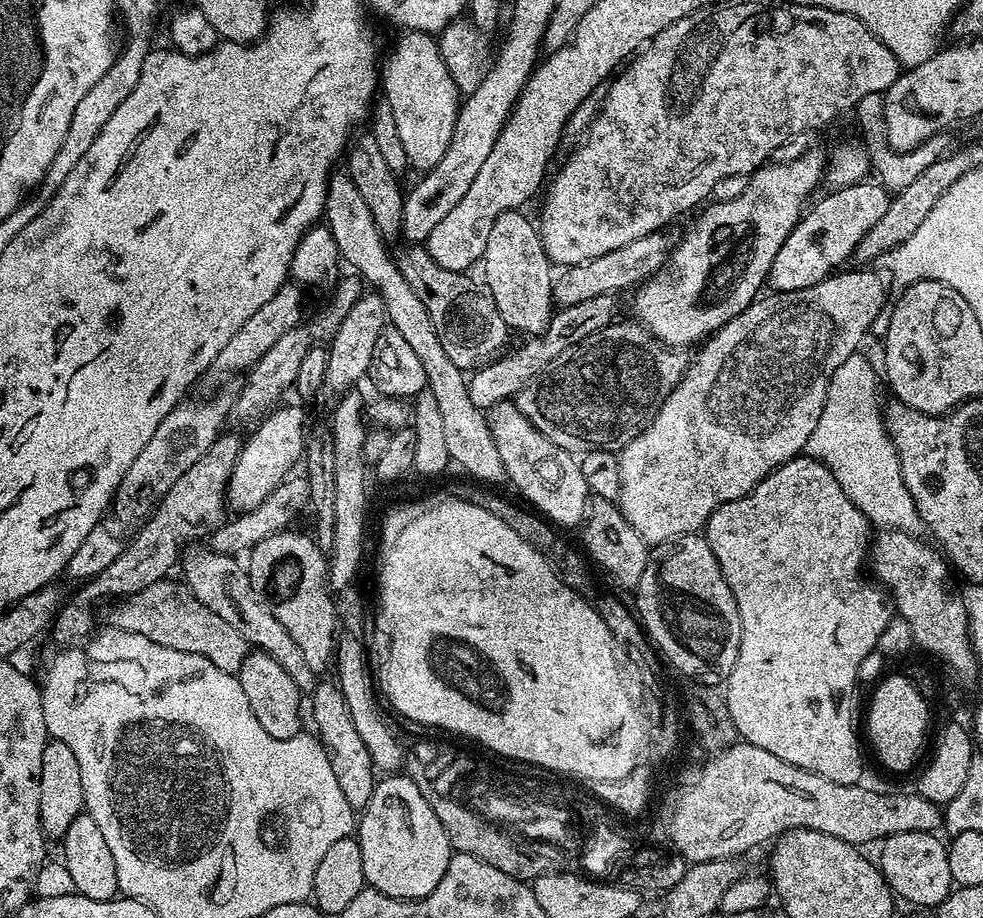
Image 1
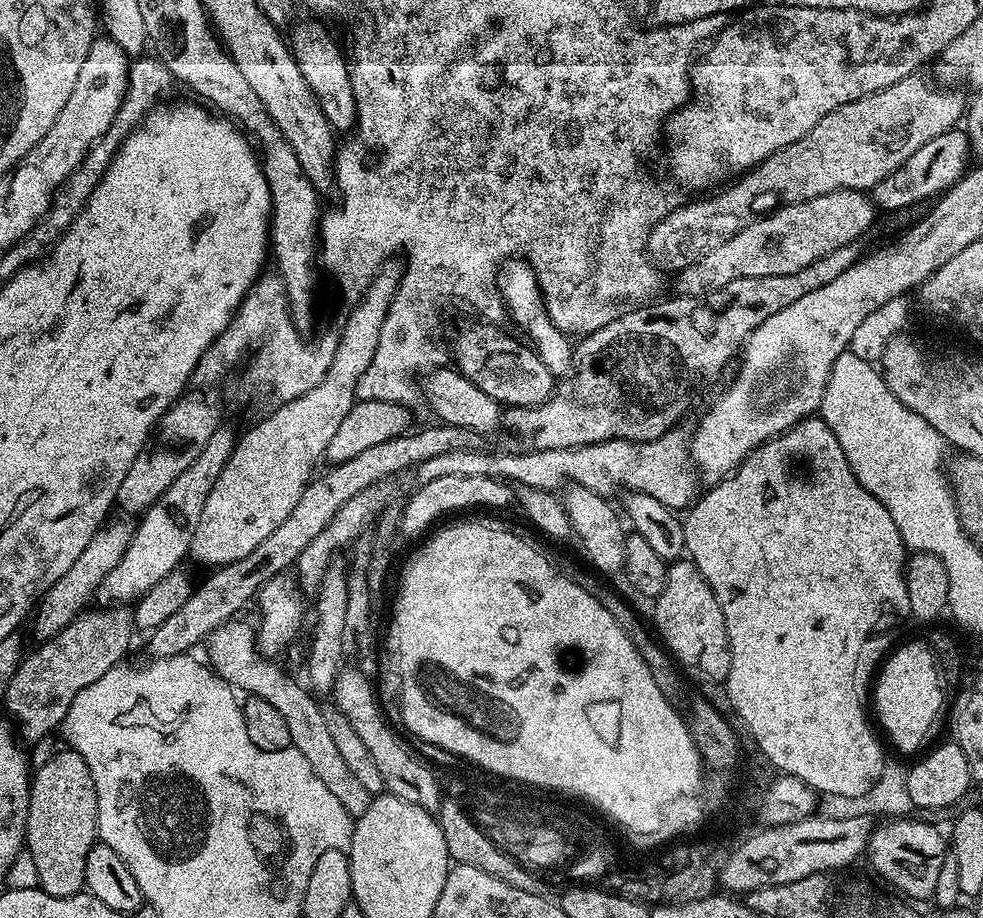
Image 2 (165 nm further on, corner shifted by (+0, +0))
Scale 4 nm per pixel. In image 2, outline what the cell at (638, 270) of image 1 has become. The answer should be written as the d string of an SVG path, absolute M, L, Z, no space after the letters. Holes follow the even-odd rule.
M924 74L907 76L902 78L902 82L894 82L894 86L886 86L886 90L878 90L874 94L866 94L866 98L846 102L846 106L838 106L838 110L826 114L826 118L822 118L822 122L818 122L818 126L814 126L806 138L798 138L798 142L770 154L770 158L748 169L735 182L729 183L725 192L708 196L705 200L696 200L693 204L684 204L681 208L673 207L658 222L658 226L654 226L648 239L648 254L652 263L665 273L675 274L681 268L706 258L706 254L718 250L722 242L730 242L734 234L738 234L753 220L766 216L785 204L806 202L810 198L818 198L843 188L859 192L875 189L876 184L882 182L886 174L898 170L898 166L902 166L902 162L906 162L914 150L926 146L930 138L938 138L938 134L946 134L957 127L965 115L965 97L960 97L955 87L941 86L929 78L928 80Z

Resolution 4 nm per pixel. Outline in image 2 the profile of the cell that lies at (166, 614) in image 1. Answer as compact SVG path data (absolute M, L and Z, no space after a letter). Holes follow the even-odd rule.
M240 618L228 620L207 637L206 660L211 671L231 684L233 689L270 702L270 706L274 706L274 710L278 710L278 714L286 718L290 726L292 747L302 754L302 758L306 758L306 762L310 762L310 770L318 774L319 780L326 785L326 790L330 790L330 794L334 794L334 798L338 798L338 802L342 802L342 806L346 806L346 810L354 818L361 816L368 809L370 793L362 790L358 778L354 778L353 772L346 766L342 753L337 749L328 731L326 718L322 718L321 701L301 681L300 685L294 677L287 676L276 665L275 659L260 655L253 629L251 627L248 629L241 620Z

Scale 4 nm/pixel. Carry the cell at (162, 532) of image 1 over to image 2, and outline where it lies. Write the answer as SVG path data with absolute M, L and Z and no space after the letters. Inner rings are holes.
M92 606L72 619L58 634L54 634L49 640L37 643L35 645L37 648L33 652L31 649L25 655L24 661L18 666L18 674L14 674L14 679L10 681L10 686L2 697L2 704L8 707L7 715L18 729L19 739L24 742L40 740L43 736L50 735L55 728L57 731L63 725L66 714L79 692L86 690L86 686L98 682L102 674L109 672L127 657L124 655L132 644L132 634L134 635L134 627L131 607Z

